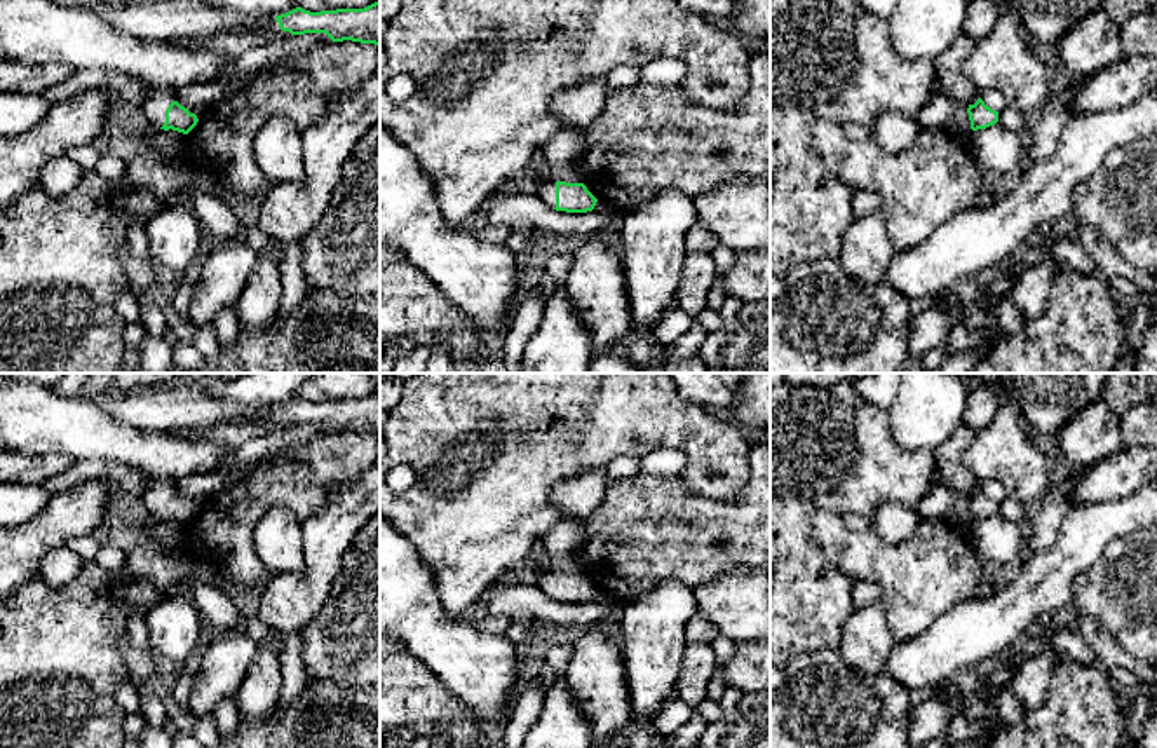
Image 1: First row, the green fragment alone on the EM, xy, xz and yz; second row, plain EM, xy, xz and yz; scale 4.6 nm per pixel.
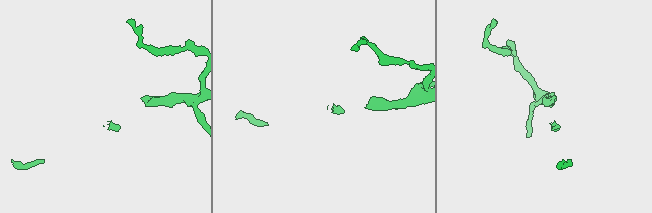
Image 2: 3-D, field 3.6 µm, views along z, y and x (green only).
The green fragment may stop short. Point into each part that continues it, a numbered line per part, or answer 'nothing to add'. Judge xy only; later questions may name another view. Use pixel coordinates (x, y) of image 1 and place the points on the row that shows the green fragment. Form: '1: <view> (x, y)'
1: xy (157, 100)

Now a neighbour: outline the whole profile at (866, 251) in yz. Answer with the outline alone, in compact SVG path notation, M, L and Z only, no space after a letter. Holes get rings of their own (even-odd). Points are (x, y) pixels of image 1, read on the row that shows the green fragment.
M883 211L856 218L842 237L836 258L843 272L861 284L883 284L885 270L897 249L887 234Z

